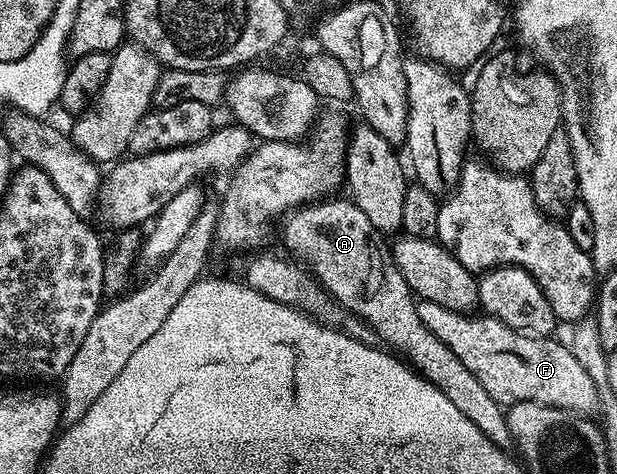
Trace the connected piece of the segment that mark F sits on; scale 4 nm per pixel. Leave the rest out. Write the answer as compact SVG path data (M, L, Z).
M420 300L416 310L426 330L458 354L462 366L466 366L466 370L482 382L486 394L490 394L490 398L497 400L501 406L534 402L575 412L578 416L591 417L599 413L596 384L578 363L578 358L574 358L567 343L559 344L556 338L523 336L493 316L446 310L446 306L438 306L429 300Z

